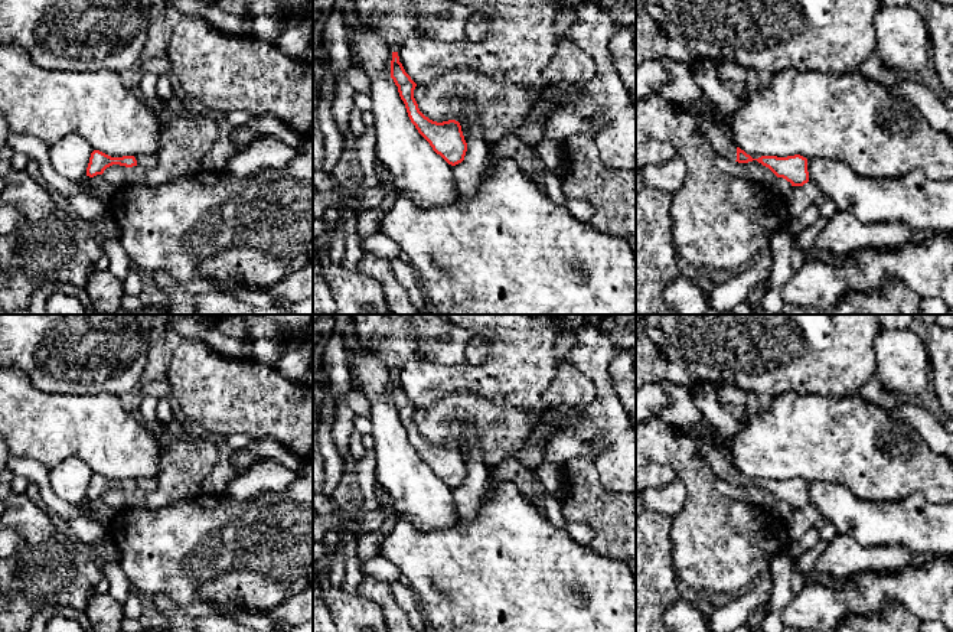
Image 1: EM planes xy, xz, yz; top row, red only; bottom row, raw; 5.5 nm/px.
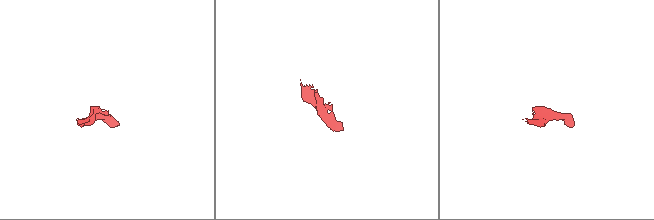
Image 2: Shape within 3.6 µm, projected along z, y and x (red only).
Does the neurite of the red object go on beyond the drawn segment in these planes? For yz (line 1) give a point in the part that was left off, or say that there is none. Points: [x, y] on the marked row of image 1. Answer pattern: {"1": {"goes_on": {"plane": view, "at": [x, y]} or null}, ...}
{"1": {"goes_on": {"plane": "yz", "at": [712, 124]}}}

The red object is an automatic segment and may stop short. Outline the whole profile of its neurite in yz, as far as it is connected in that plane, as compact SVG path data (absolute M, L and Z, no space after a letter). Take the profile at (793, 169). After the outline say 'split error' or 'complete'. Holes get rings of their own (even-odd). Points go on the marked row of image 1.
M706 95L689 104L685 113L696 118L699 131L706 137L718 156L738 163L757 160L768 167L777 177L790 182L792 186L803 186L809 182L807 159L800 154L787 157L761 156L753 159L737 147L728 133L727 117L719 113L718 107Z; split error

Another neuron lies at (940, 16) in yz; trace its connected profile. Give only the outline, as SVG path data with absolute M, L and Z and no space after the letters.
M933 0L926 4L926 19L931 40L931 59L941 85L953 97L953 4Z

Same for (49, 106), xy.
M0 45L0 114L10 133L33 136L49 147L76 134L111 157L156 154L166 117L130 91L120 74L42 69L17 45Z

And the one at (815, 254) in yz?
M812 247L810 250L807 250L804 255L813 261L819 261L830 265L839 265L843 261L843 255L835 255L832 253L819 250L816 247Z

